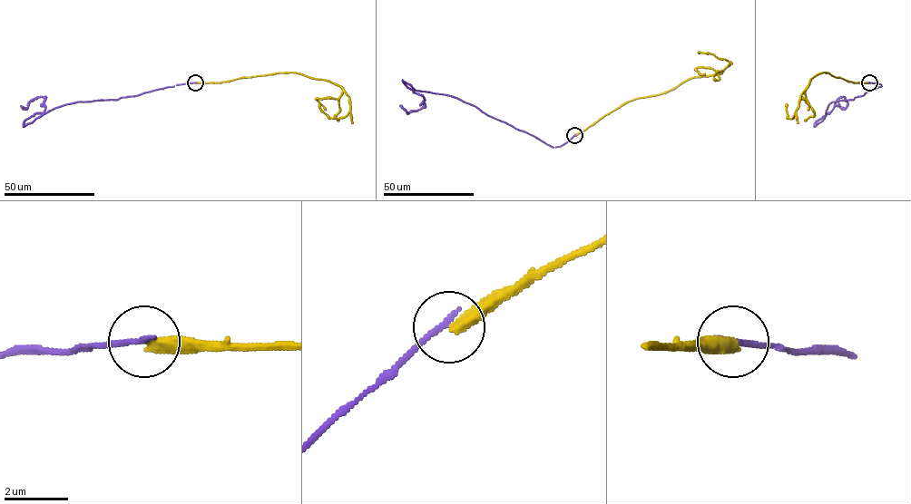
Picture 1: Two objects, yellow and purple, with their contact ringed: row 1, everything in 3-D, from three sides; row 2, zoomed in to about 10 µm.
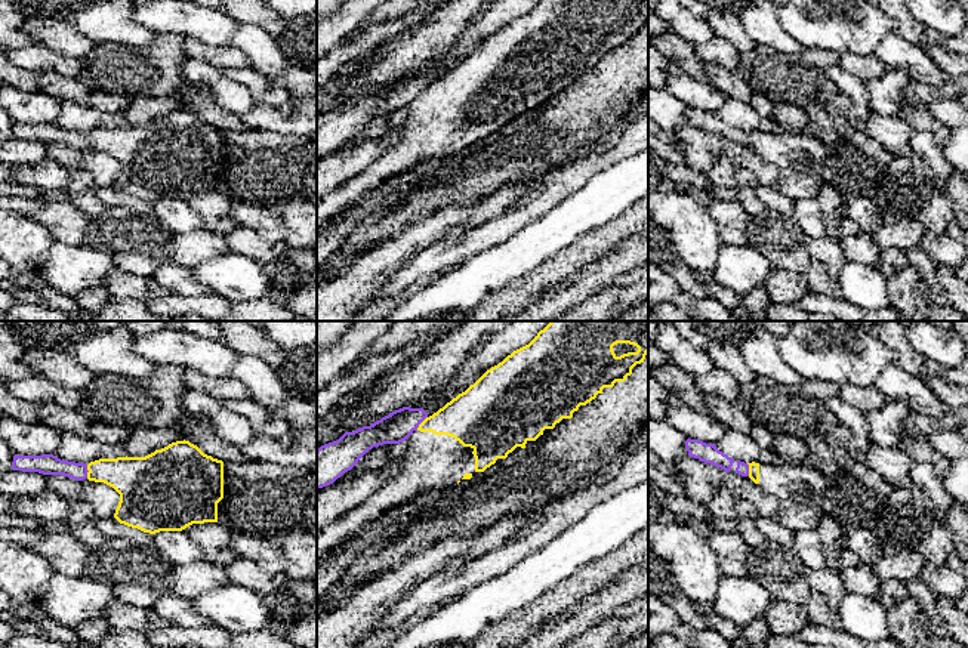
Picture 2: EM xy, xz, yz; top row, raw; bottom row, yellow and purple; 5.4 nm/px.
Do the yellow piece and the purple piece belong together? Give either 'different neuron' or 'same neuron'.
different neuron

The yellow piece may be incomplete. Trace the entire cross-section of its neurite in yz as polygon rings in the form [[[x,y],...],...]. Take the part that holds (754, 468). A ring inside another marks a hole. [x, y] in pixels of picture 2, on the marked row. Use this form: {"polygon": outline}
{"polygon": [[[747,463],[749,478],[779,500],[777,521],[792,531],[816,530],[824,516],[829,478],[813,463]]]}

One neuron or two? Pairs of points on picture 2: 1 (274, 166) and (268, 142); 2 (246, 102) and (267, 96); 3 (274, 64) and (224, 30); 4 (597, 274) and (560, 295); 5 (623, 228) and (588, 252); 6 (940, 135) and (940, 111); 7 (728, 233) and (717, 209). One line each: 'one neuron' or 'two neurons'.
1: one neuron
2: two neurons
3: two neurons
4: one neuron
5: one neuron
6: two neurons
7: one neuron

